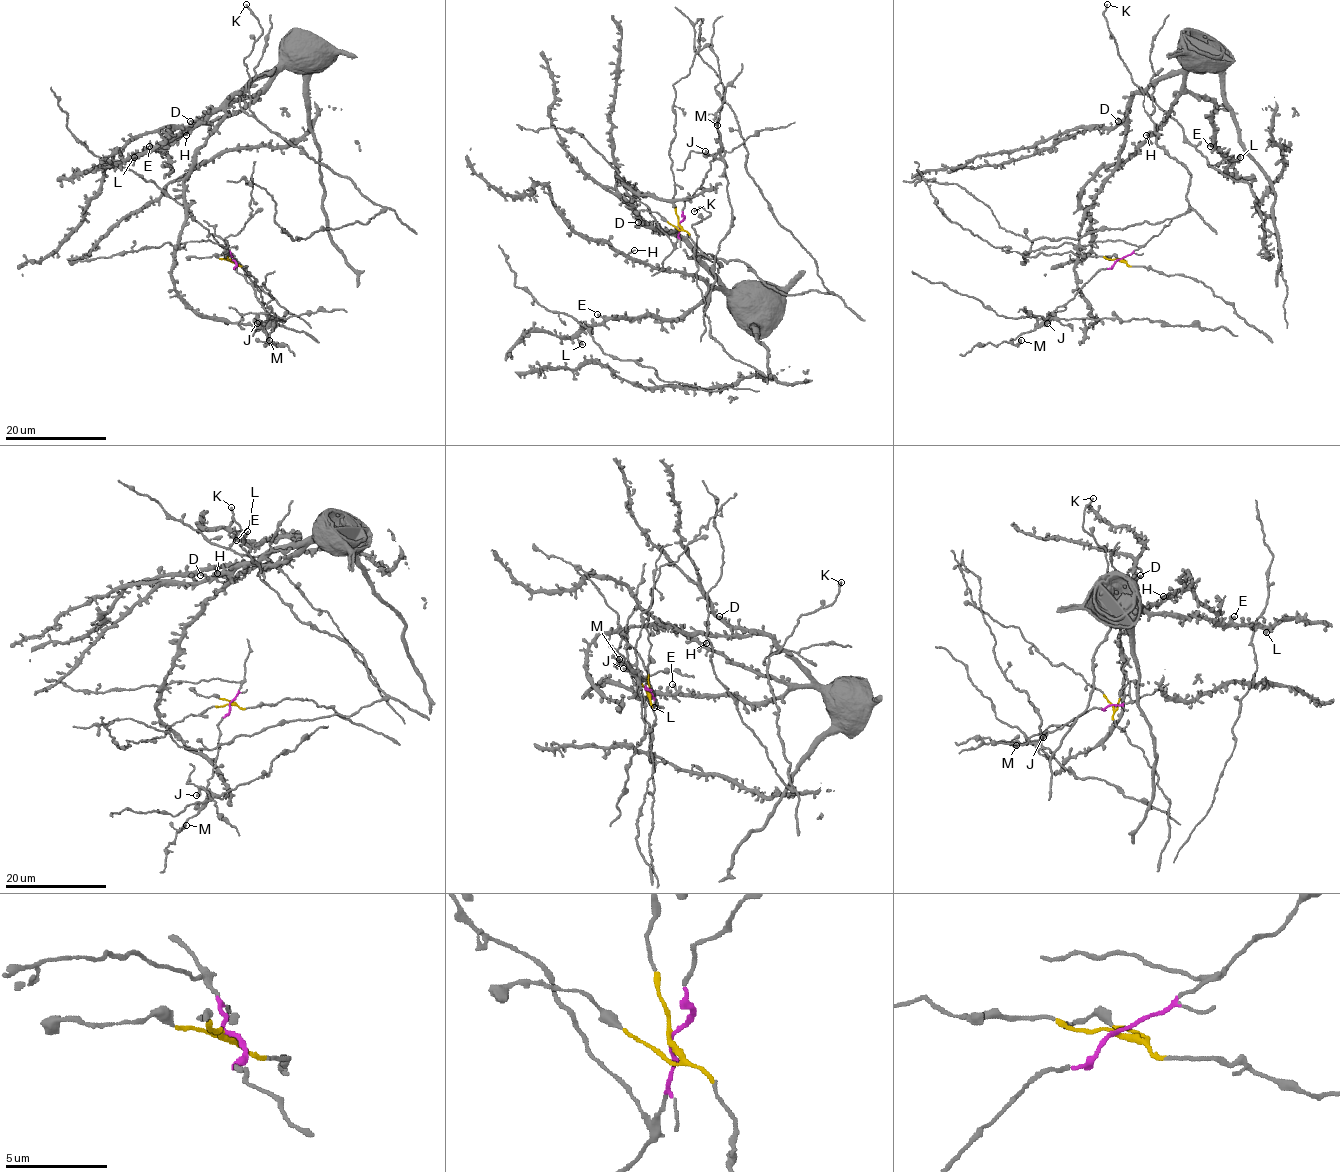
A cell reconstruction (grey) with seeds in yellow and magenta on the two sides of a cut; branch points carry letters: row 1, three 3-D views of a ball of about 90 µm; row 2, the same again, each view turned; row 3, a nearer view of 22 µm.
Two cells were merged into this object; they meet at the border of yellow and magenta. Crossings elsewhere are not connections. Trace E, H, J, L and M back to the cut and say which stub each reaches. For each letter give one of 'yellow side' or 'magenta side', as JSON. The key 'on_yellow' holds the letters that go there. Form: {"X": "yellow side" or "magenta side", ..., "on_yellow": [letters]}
{"E": "yellow side", "H": "yellow side", "J": "magenta side", "L": "yellow side", "M": "magenta side", "on_yellow": ["E", "H", "L"]}

